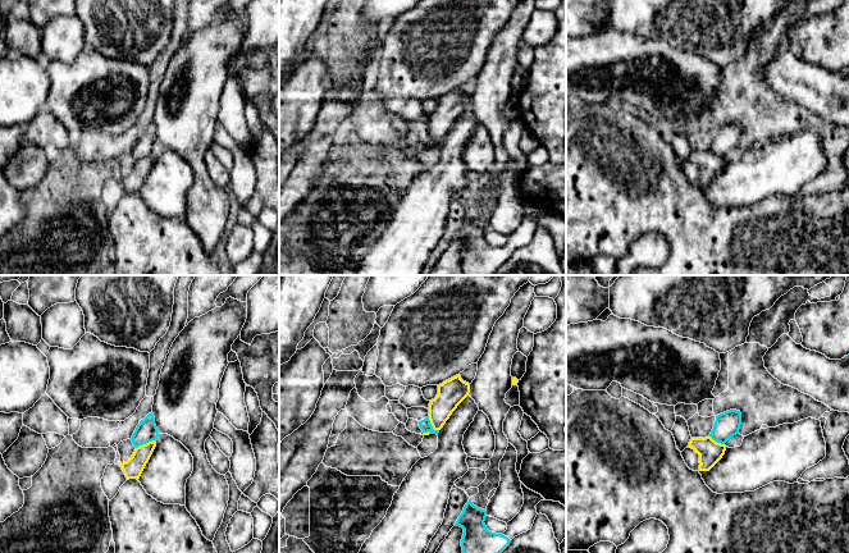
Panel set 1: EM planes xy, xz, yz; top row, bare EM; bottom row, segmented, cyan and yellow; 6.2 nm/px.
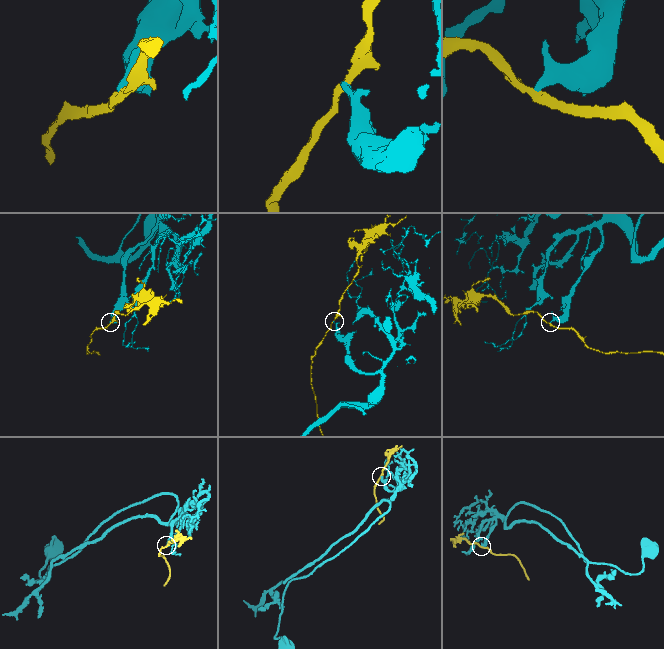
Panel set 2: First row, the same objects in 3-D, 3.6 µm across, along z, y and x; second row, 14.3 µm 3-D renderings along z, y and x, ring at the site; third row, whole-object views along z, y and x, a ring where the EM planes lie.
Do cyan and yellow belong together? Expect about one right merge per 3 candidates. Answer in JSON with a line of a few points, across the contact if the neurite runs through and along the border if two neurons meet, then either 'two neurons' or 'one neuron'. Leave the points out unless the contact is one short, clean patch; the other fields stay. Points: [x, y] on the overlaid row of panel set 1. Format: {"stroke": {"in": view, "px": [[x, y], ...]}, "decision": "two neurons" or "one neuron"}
{"stroke": {"in": "xy", "px": [[155, 439], [142, 443], [136, 448]]}, "decision": "two neurons"}

